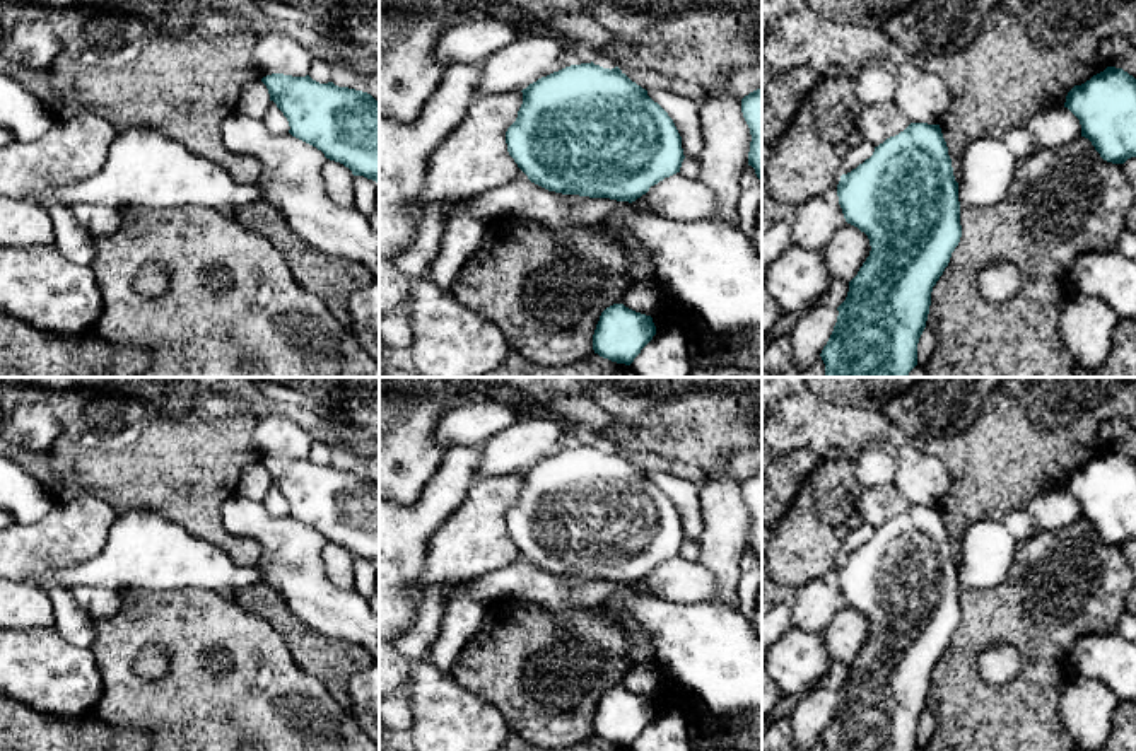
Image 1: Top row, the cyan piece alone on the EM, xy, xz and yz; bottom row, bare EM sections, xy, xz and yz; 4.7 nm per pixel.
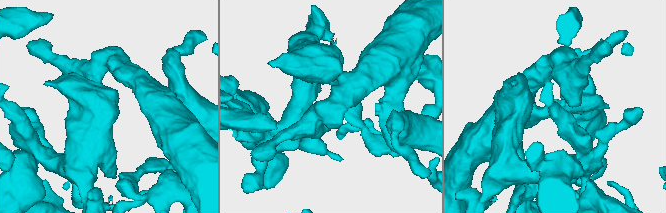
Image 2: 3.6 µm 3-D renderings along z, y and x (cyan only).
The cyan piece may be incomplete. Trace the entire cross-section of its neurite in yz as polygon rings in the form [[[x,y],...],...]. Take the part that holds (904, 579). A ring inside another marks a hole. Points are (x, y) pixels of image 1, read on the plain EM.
[[[911,505],[840,558],[837,579],[844,601],[868,618],[871,633],[837,690],[837,705],[820,736],[825,751],[917,748],[917,725],[926,710],[933,669],[962,620],[960,591],[991,589],[1003,582],[1016,548],[1018,539],[1004,521],[982,519],[962,536],[957,563],[940,507]]]

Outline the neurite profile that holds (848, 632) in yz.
[[[846,606],[822,632],[823,649],[832,662],[851,664],[870,638],[870,621],[858,609]]]

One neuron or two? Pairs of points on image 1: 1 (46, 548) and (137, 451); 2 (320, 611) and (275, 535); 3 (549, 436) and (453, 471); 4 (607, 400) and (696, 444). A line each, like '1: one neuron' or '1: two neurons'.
1: two neurons
2: one neuron
3: two neurons
4: one neuron

